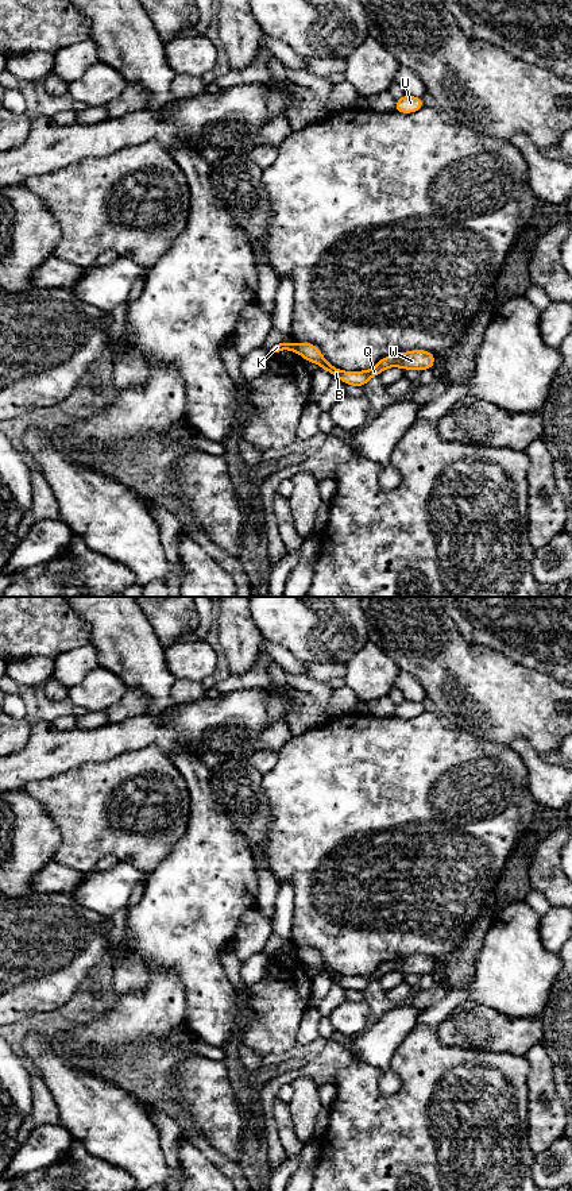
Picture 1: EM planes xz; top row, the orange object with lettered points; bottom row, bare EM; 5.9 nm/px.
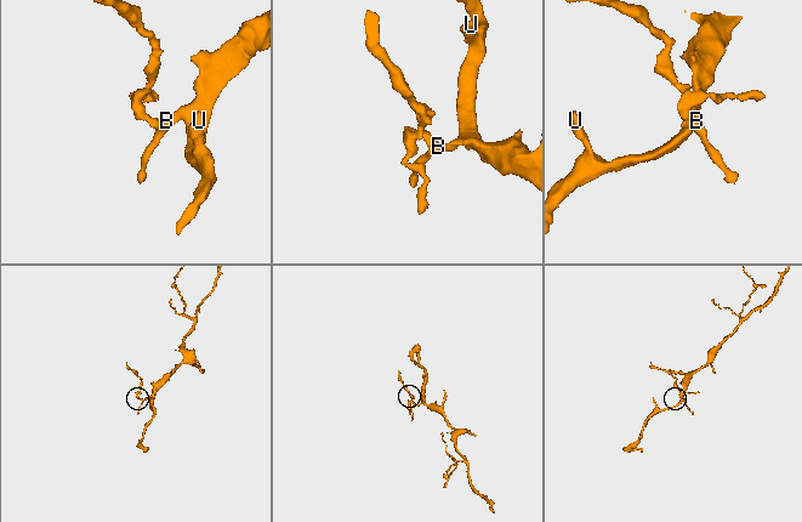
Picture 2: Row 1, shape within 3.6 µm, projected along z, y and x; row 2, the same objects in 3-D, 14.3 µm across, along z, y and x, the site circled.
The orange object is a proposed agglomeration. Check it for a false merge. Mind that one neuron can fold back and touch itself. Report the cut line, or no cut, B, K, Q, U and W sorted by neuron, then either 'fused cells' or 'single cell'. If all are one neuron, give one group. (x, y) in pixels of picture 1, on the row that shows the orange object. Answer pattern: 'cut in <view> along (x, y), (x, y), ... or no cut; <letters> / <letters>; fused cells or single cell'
cut in xz along (294, 343), (297, 351); B Q U W / K; fused cells

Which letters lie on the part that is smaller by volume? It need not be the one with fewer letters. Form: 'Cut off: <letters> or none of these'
Cut off: K

